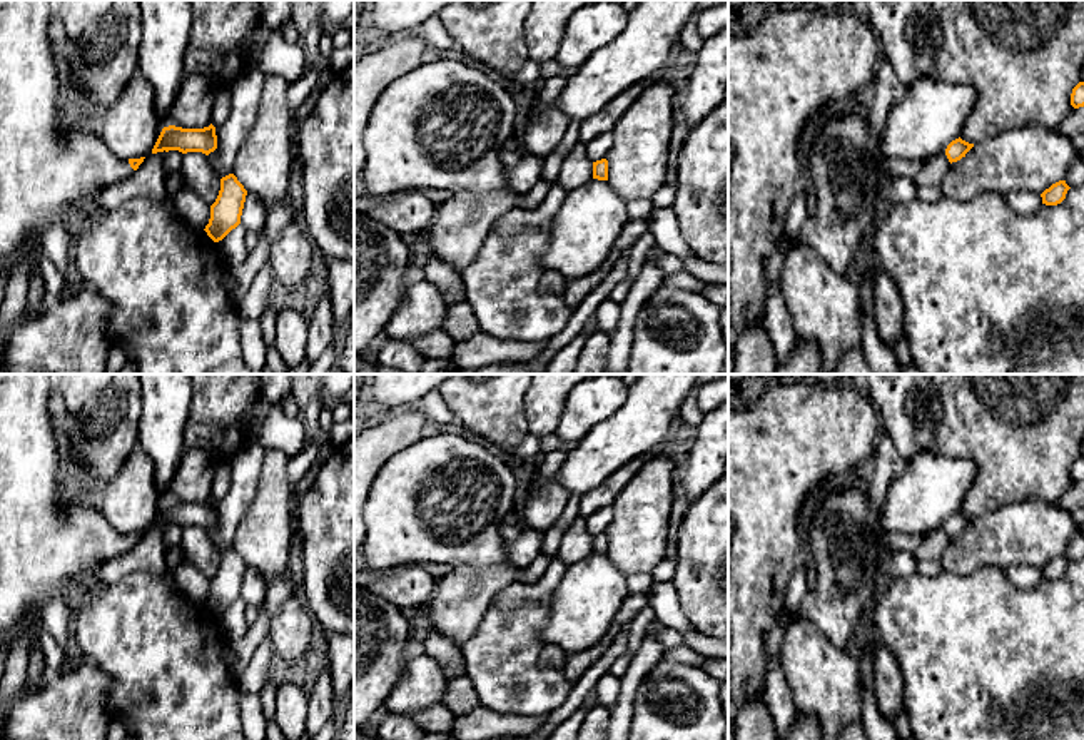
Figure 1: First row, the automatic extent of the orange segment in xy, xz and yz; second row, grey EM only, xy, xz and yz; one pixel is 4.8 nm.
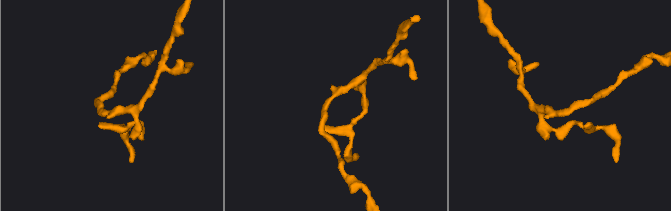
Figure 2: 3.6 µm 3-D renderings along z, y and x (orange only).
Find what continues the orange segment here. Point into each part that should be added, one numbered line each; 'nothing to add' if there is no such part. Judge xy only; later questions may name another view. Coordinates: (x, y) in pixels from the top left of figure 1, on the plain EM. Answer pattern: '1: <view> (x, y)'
1: xy (52, 535)

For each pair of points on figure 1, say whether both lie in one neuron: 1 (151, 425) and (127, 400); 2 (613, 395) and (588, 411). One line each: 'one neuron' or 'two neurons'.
1: two neurons
2: one neuron

